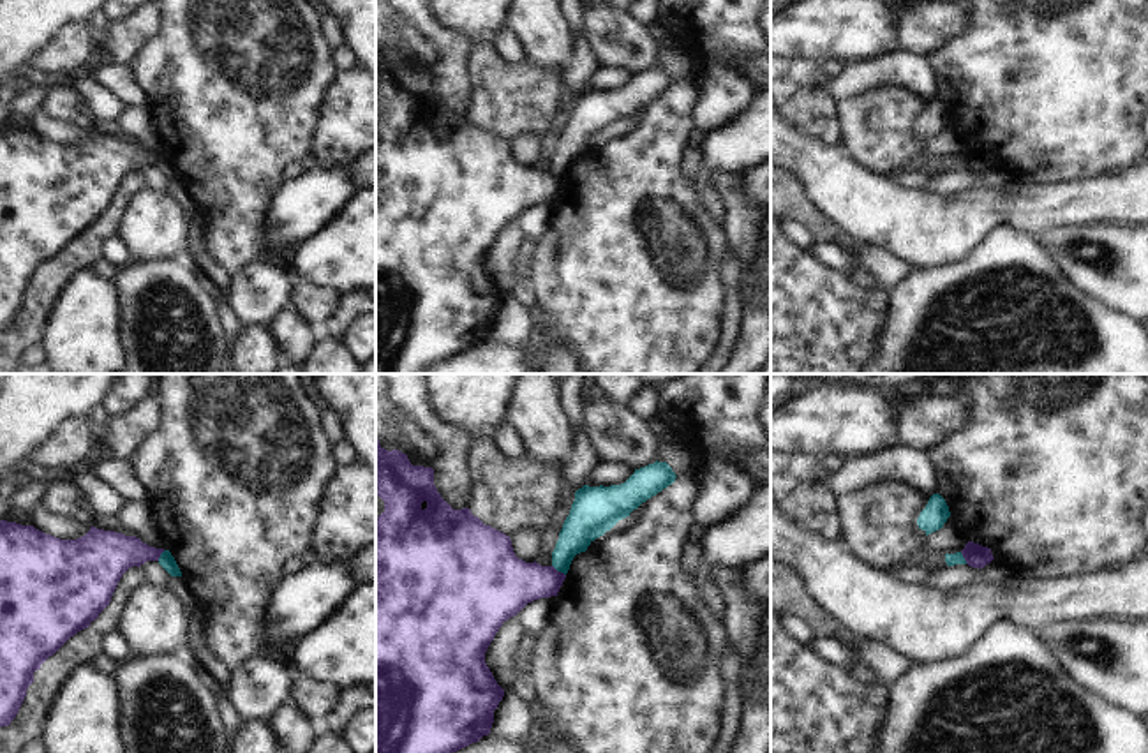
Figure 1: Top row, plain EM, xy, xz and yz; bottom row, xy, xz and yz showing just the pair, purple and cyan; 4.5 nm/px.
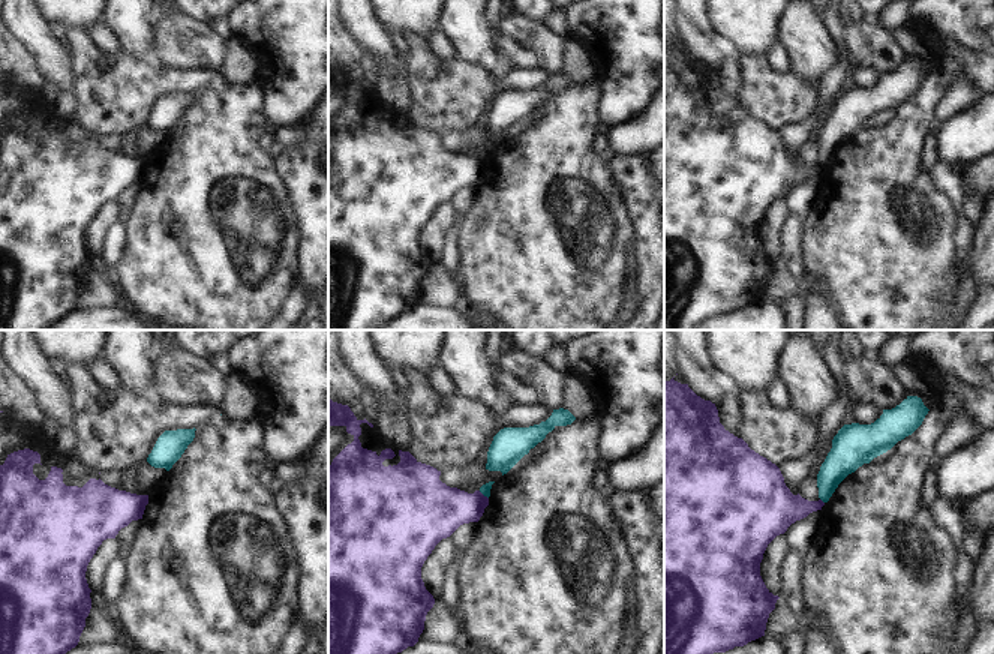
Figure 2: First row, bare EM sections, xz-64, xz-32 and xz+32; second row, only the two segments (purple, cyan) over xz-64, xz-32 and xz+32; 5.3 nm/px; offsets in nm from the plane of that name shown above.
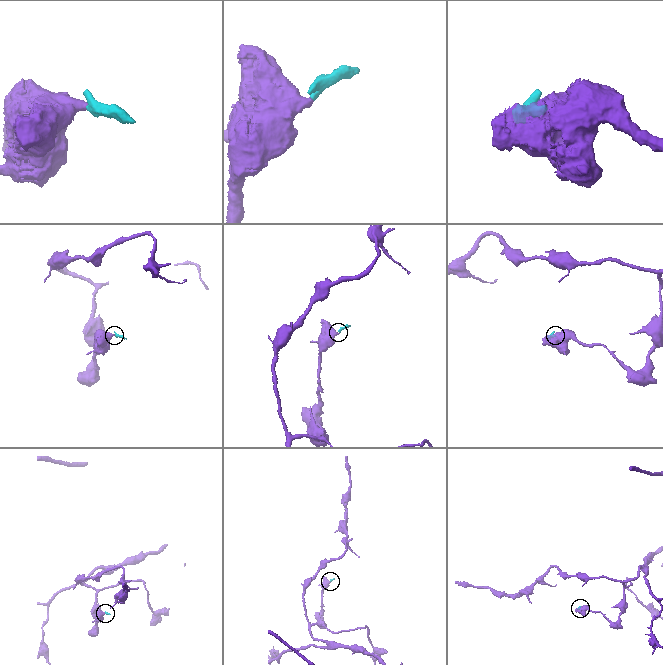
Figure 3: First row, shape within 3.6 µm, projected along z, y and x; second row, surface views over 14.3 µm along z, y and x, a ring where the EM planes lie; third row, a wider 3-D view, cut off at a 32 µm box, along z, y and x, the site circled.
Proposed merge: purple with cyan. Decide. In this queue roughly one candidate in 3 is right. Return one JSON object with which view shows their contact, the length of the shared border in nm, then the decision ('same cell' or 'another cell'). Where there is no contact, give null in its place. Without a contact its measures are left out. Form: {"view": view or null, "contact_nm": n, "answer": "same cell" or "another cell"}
{"view": "xz", "contact_nm": 80, "answer": "another cell"}

